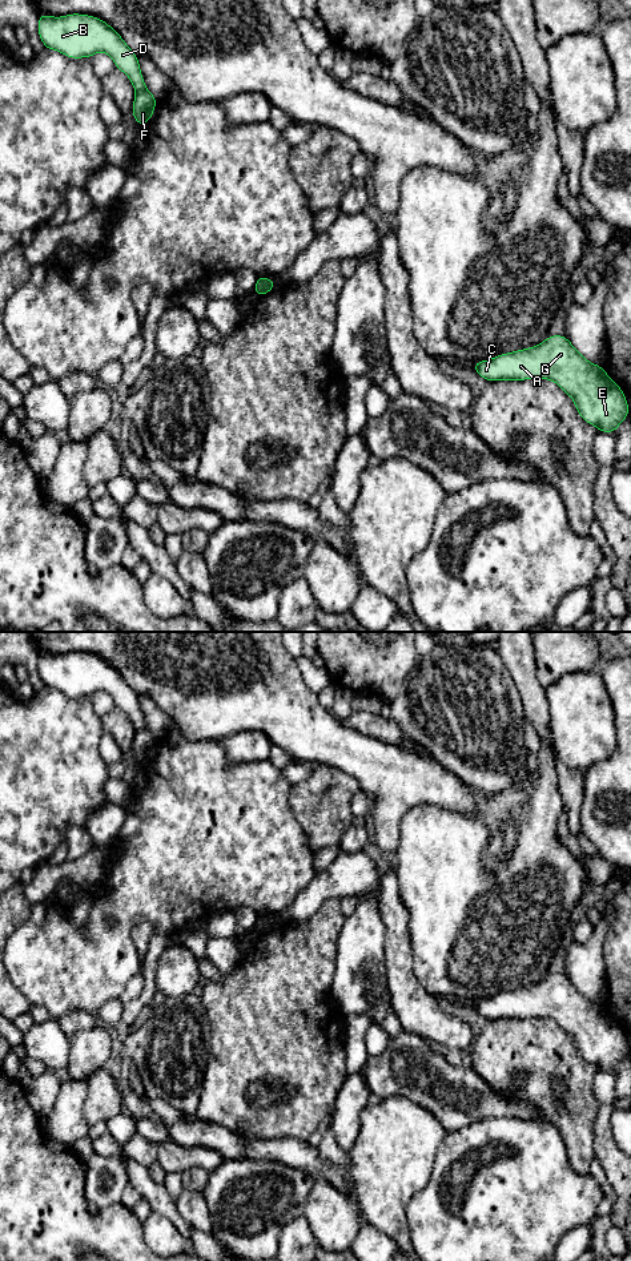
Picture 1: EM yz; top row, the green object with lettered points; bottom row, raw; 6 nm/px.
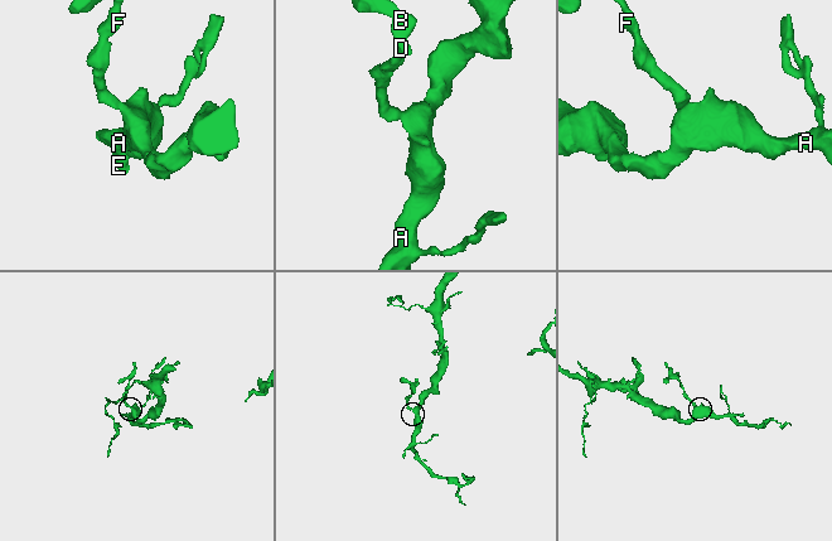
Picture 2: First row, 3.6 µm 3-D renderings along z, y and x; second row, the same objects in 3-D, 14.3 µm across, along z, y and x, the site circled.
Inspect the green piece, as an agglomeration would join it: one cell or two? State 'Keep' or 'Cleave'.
Cleave

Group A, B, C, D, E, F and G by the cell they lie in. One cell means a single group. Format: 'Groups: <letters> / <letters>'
Groups: A C E G / B D F

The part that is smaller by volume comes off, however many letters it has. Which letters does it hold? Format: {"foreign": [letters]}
{"foreign": ["B", "D", "F"]}

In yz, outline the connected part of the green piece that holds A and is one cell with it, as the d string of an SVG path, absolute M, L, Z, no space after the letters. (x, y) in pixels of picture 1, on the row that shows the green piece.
M548 335L540 345L474 362L487 383L497 380L554 380L574 400L579 416L599 432L615 434L630 415L623 390L600 364L590 363L566 335Z

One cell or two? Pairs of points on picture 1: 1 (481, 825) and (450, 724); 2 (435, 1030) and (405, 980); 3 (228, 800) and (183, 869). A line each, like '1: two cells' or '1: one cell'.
1: two cells
2: one cell
3: one cell

